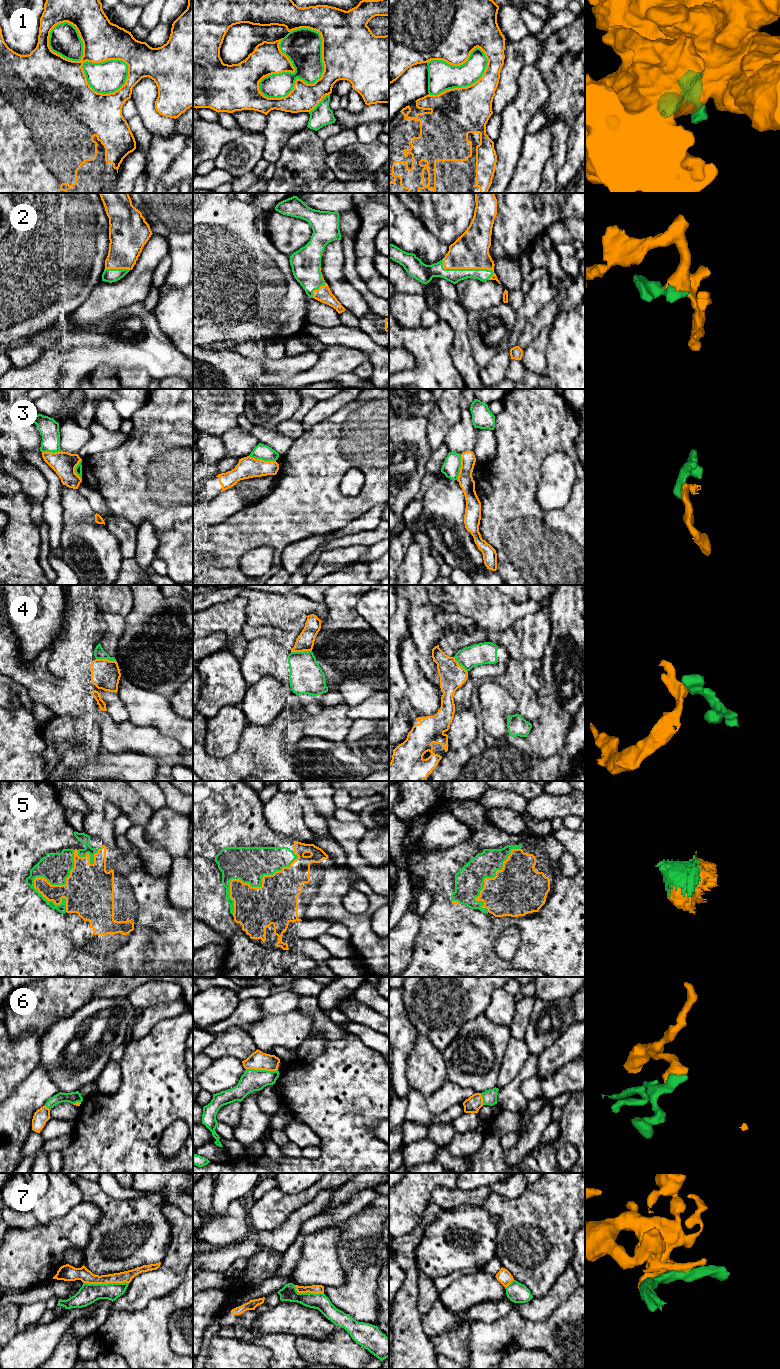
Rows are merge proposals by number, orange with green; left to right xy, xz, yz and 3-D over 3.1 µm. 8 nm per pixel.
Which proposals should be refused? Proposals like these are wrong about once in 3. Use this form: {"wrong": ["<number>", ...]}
{"wrong": ["3", "4", "6", "7"]}

